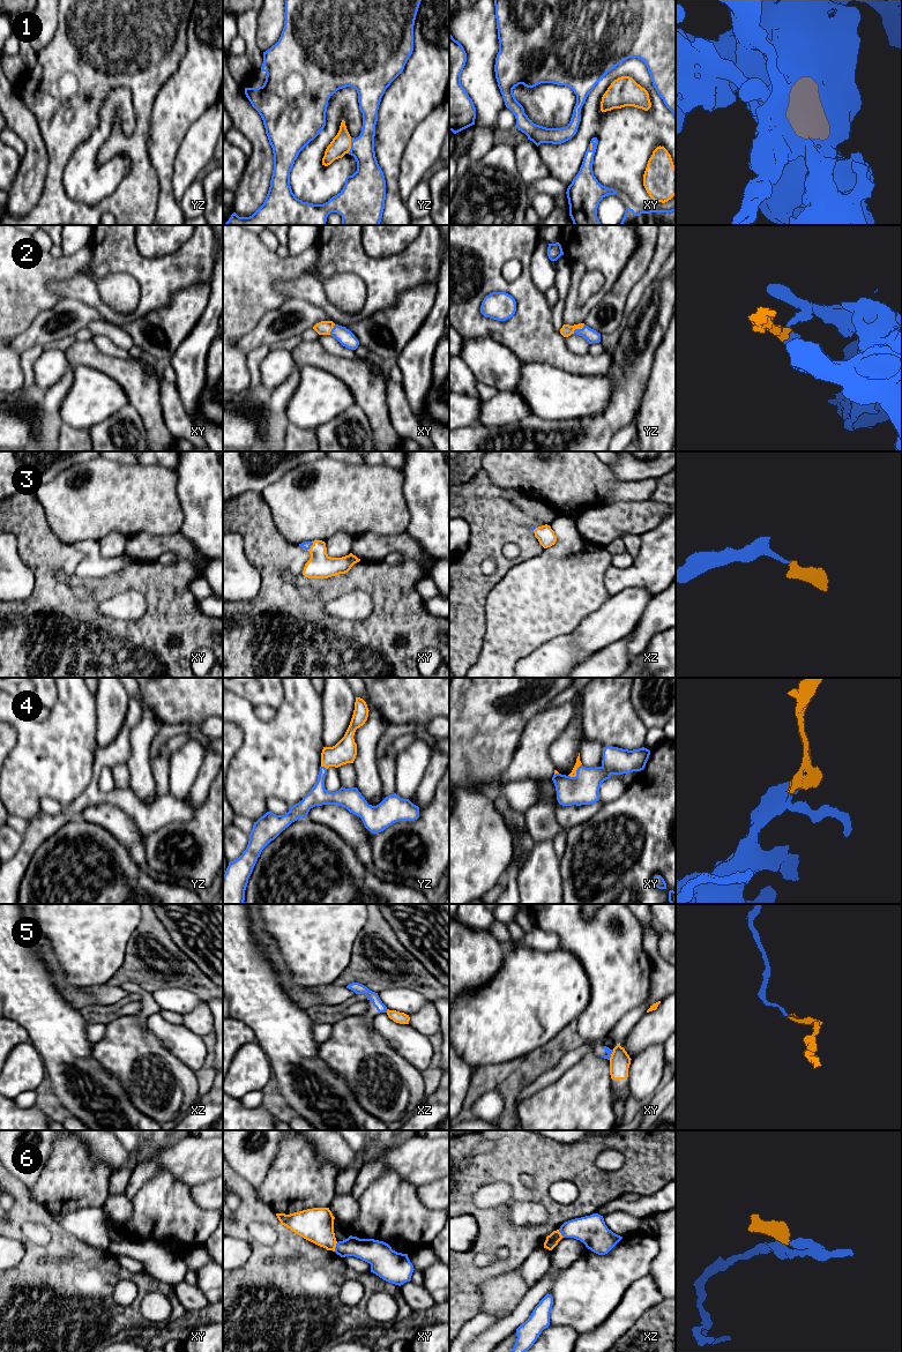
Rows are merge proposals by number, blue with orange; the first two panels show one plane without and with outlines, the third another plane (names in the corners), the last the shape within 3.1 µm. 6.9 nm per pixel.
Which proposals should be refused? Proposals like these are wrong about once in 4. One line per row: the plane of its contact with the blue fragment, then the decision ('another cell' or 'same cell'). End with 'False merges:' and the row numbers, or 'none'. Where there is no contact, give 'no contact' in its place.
1: yz | same cell
2: yz | same cell
3: xy | same cell
4: xy | same cell
5: xz | another cell
6: xy | another cell
False merges: 5, 6

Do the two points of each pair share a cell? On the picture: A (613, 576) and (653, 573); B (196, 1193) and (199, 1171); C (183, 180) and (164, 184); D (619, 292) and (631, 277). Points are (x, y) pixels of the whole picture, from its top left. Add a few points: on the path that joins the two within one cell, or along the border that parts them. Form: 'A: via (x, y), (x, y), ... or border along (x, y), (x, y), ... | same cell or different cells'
A: via (623, 576), (635, 576), (643, 573) | same cell
B: border along (210, 1179), (191, 1187) | different cells
C: border along (176, 156), (172, 192), (178, 202) | different cells
D: via (621, 289), (627, 281) | same cell

